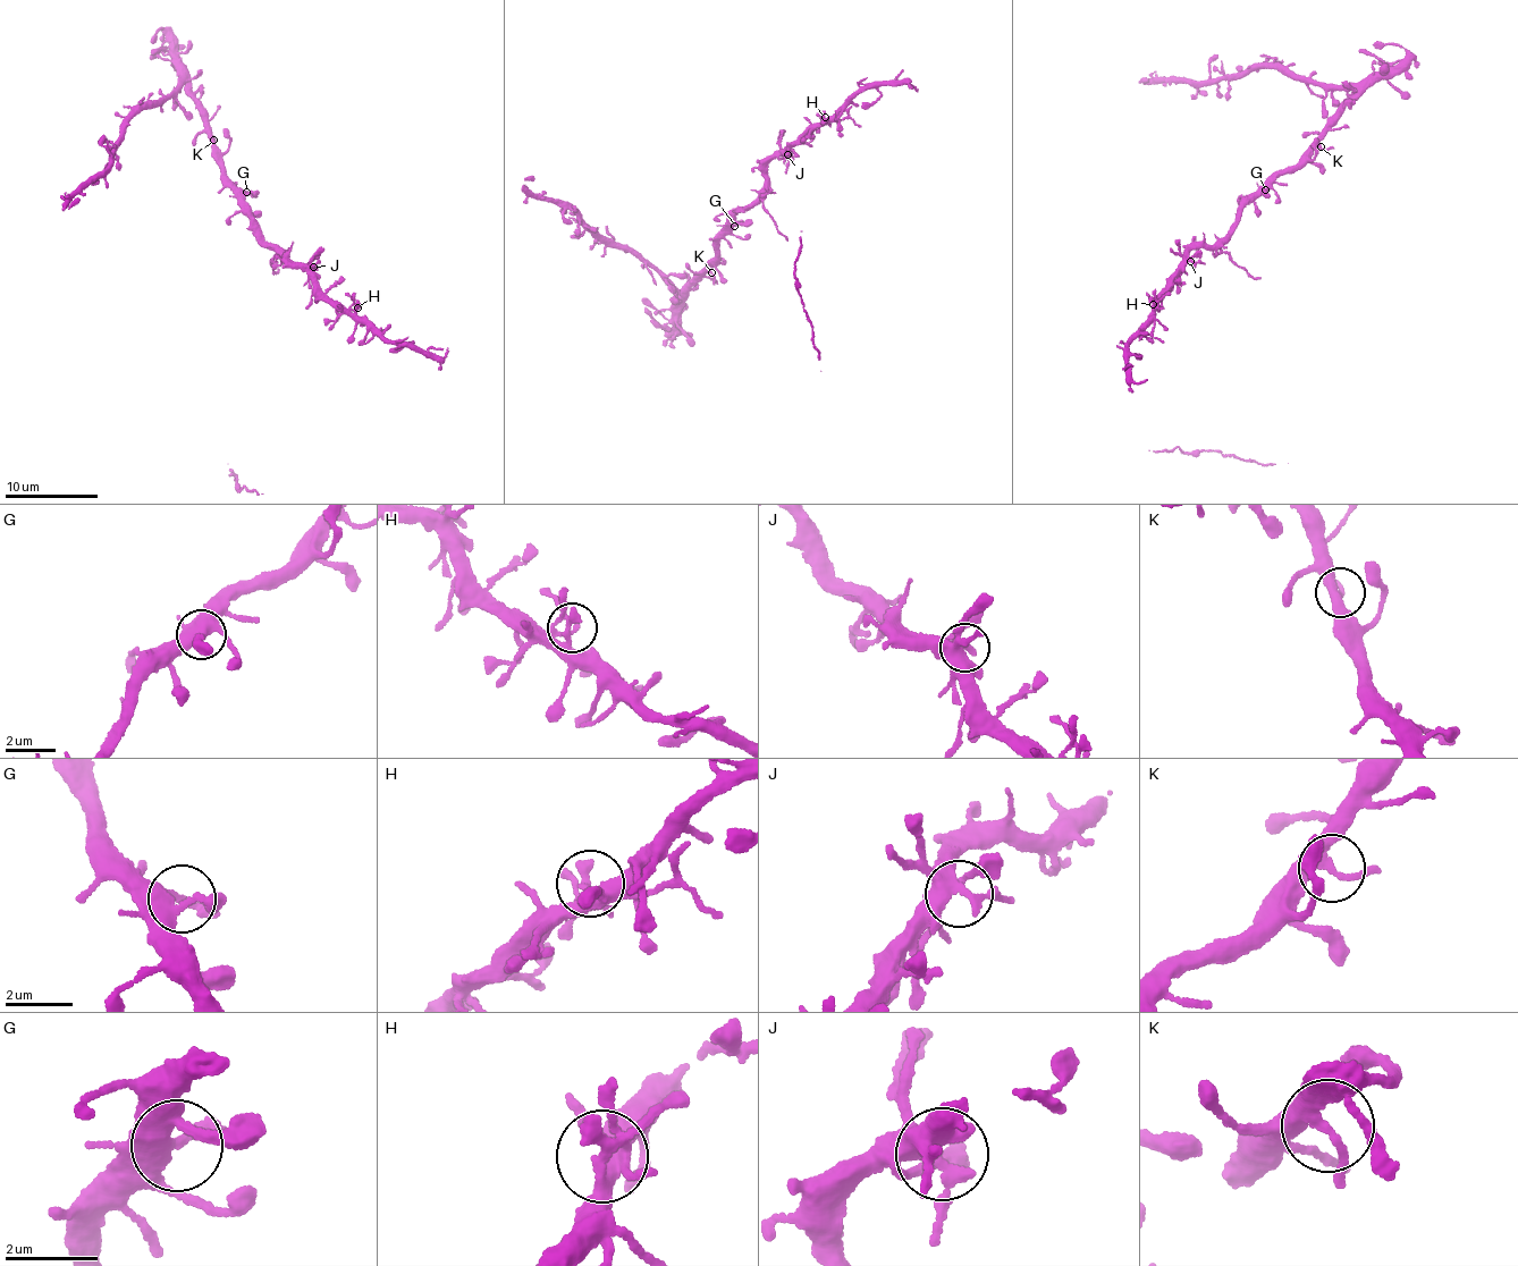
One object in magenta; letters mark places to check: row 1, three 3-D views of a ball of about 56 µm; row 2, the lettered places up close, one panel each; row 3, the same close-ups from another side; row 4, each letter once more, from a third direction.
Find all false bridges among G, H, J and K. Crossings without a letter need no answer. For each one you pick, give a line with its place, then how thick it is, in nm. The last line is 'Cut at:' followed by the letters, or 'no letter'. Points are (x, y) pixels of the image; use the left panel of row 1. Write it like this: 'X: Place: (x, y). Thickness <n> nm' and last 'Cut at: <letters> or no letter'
Cut at: no letter

